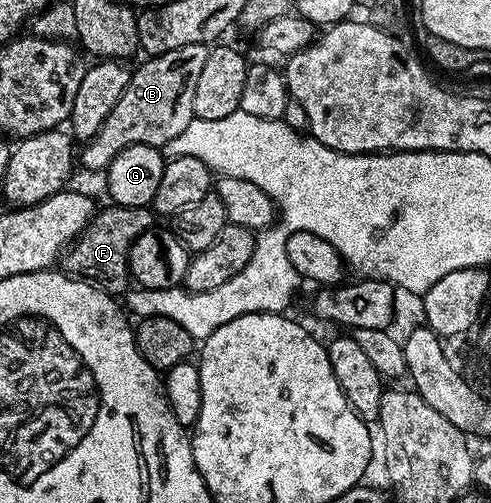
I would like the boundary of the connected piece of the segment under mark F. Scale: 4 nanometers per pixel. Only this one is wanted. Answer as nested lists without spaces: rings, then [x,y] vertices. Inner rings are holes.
[[[108,206],[96,213],[63,256],[63,268],[70,277],[80,278],[117,298],[130,287],[129,251],[139,234],[154,227],[155,216],[148,207]]]

